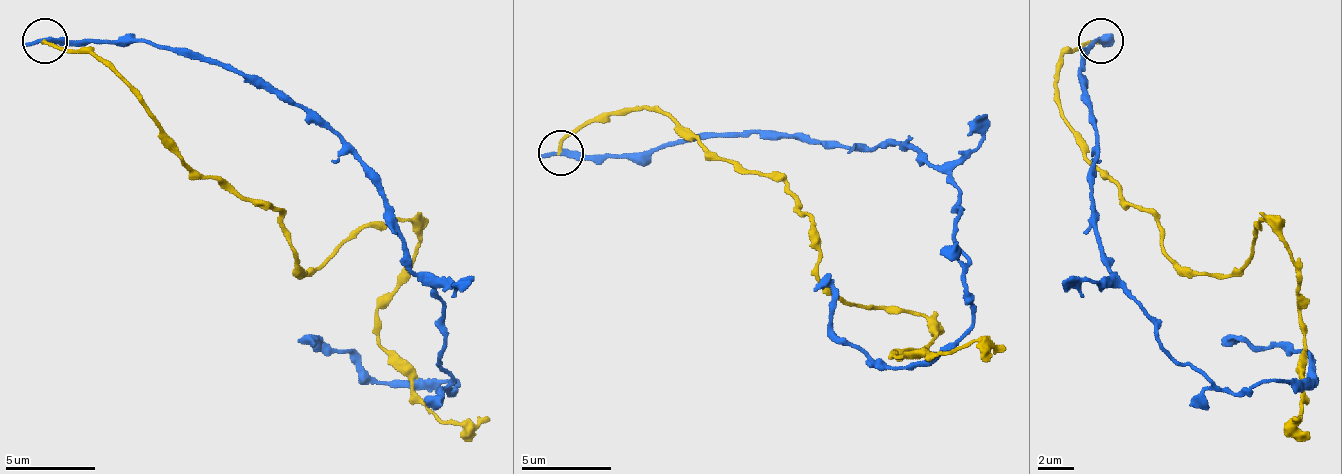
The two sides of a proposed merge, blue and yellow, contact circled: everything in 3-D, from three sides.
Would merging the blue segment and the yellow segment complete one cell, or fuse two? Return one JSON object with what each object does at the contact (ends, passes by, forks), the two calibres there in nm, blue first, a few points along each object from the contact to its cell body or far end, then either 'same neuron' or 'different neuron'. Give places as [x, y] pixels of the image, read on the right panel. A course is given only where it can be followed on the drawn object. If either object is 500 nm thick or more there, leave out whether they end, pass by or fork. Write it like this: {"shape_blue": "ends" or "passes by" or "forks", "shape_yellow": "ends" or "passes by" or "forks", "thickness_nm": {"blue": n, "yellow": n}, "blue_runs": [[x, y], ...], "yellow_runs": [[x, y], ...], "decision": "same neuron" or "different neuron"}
{"shape_blue": "passes by", "shape_yellow": "ends", "thickness_nm": {"blue": 260, "yellow": 180}, "blue_runs": [[1100, 42], [1082, 56], [1100, 259], [1154, 336], [1222, 390], [1317, 381], [1317, 367], [1276, 345], [1222, 336]], "yellow_runs": [[1100, 42], [1063, 56], [1059, 110], [1158, 223], [1163, 250], [1226, 277], [1258, 227], [1285, 241], [1298, 417]], "decision": "different neuron"}

